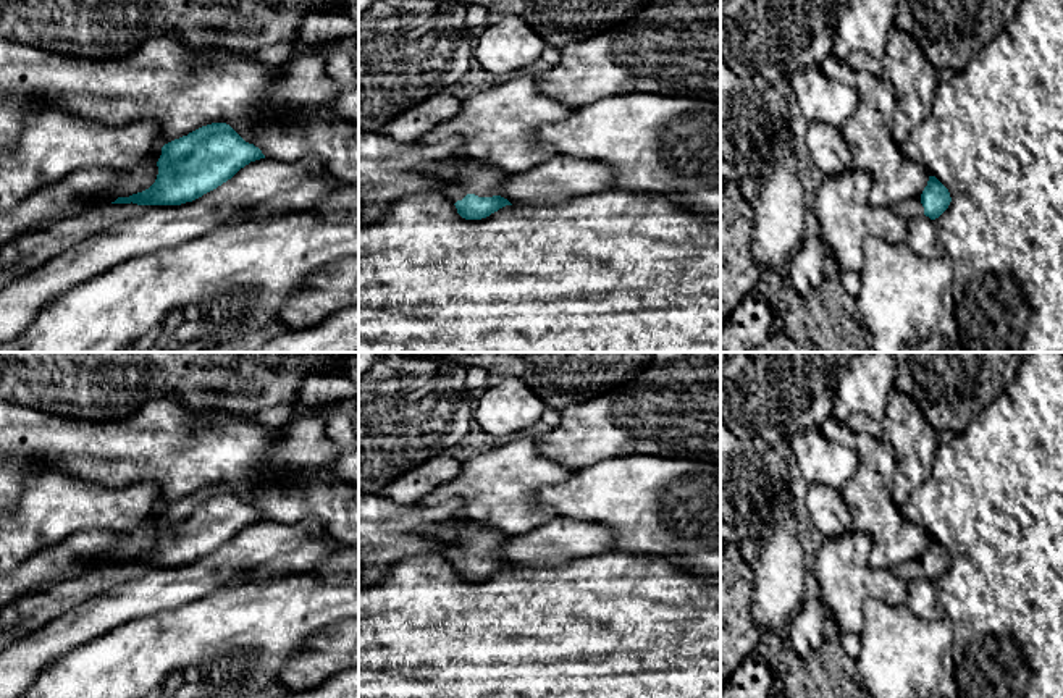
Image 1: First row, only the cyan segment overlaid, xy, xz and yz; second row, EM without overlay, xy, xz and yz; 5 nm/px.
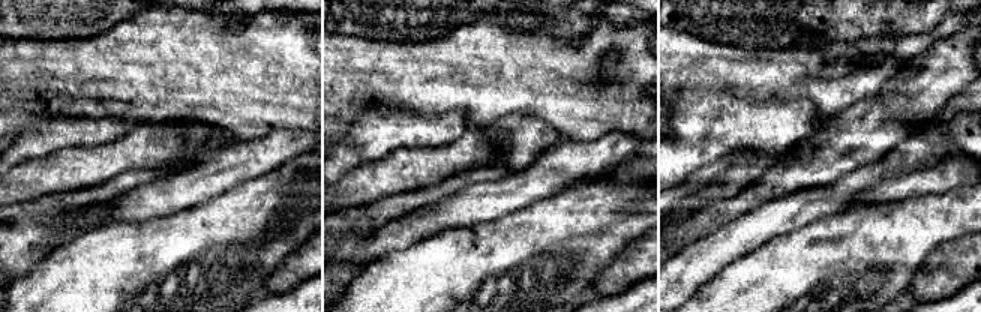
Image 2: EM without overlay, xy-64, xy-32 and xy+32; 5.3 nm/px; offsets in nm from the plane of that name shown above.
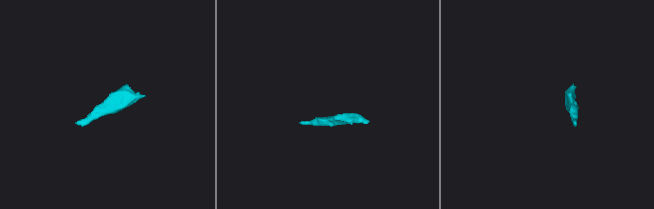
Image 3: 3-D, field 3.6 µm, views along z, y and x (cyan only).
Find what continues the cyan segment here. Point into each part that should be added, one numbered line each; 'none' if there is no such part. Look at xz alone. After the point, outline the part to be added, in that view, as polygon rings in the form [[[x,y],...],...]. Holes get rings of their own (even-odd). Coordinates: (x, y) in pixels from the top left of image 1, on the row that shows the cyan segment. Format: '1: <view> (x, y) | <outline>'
1: xz (457, 180) | [[[435,163],[420,166],[418,171],[441,179],[443,183],[435,191],[443,192],[452,204],[462,200],[467,194],[475,194],[478,197],[498,196],[502,186],[512,176],[501,170],[481,166],[477,163]]]

